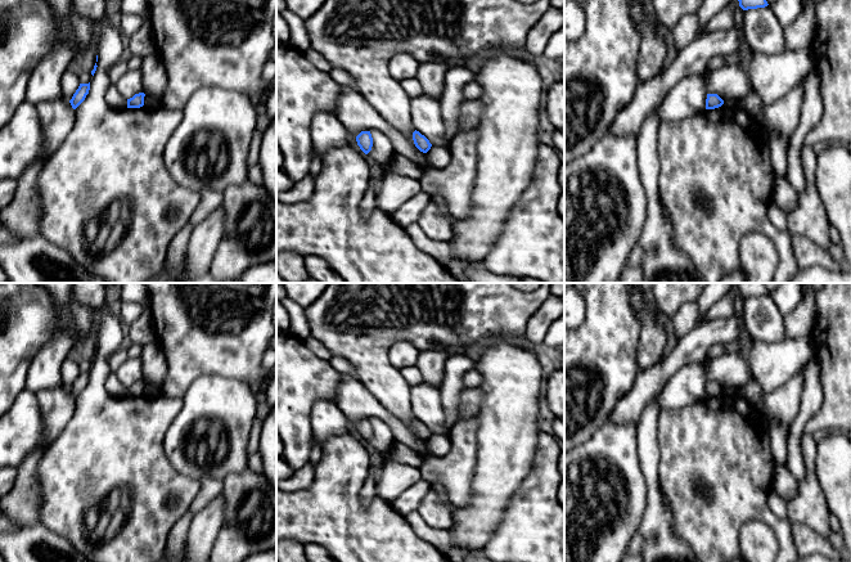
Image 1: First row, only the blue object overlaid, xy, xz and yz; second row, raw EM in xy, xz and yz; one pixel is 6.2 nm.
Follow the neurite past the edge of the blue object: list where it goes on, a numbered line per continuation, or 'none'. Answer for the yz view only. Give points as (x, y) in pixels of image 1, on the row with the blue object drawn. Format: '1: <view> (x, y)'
none

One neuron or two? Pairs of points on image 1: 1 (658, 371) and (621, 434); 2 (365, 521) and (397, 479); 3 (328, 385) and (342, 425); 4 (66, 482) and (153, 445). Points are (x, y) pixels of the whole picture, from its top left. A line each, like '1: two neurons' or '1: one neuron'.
1: two neurons
2: two neurons
3: two neurons
4: one neuron

